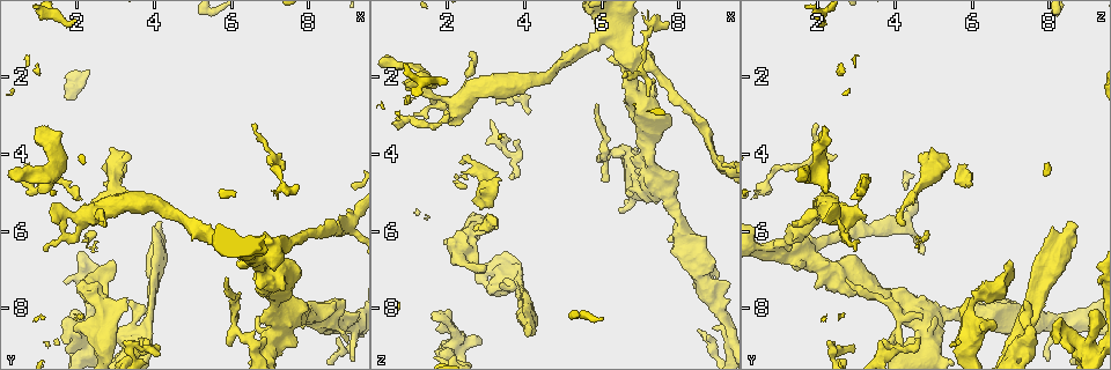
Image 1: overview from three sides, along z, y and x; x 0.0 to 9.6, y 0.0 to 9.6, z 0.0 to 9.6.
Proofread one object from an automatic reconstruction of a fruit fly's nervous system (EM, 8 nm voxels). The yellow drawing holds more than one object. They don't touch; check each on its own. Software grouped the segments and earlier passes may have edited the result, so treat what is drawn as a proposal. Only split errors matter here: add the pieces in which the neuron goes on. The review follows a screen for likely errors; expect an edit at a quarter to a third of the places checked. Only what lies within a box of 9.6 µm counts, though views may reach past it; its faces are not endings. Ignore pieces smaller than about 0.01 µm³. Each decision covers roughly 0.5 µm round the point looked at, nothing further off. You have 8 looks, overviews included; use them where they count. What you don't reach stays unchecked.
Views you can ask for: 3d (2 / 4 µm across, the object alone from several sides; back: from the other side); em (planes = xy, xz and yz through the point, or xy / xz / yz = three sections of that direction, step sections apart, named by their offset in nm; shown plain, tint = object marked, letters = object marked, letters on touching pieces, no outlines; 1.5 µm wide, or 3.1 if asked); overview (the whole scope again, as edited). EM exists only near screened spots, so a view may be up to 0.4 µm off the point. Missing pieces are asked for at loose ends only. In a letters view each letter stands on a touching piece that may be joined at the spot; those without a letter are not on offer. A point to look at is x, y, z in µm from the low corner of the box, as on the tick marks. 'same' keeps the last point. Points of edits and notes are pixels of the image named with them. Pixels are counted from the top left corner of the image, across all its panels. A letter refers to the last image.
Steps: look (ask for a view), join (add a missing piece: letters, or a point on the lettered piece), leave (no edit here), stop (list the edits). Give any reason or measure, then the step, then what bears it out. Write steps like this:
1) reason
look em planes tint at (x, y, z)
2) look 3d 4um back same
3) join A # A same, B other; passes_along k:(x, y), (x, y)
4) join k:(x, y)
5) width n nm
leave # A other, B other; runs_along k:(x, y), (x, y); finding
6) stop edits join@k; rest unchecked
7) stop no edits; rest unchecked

stops while still wide
look 3d 2um at (3.30, 7.70, 5.95)

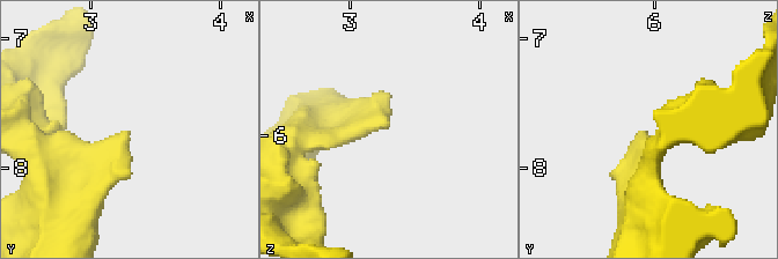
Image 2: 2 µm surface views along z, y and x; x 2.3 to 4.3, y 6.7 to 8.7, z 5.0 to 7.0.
look em planes letters at (3.30, 7.72, 5.92)

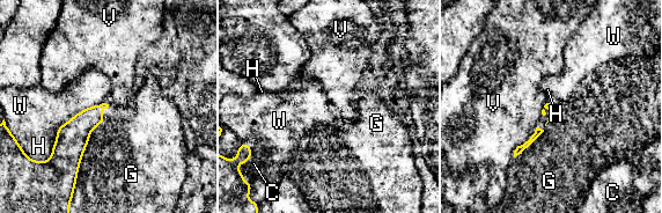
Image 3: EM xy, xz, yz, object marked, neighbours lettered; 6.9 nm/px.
longest_contact G 480 nm
leave # C other, G other, H other, V other, W other; border 3:(537, 126), (516, 147), (513, 156); none of them fits

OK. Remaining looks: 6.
an open end
look em planes letters at (3.80, 8.80, 3.65)

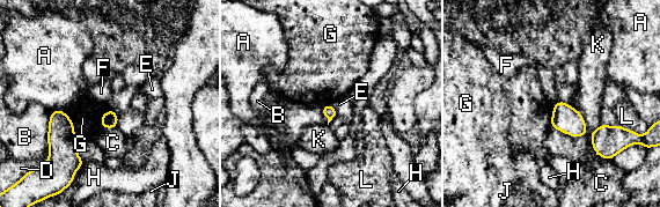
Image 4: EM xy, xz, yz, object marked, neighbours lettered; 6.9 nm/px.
leave # A other, B other, C other, D other, E other, F other, G other, H other, J other, K other, L other; border 4:(332, 105), (337, 115); none of them fits

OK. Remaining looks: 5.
an open end
look 3d 2um at (1.85, 9.15, 8.50)

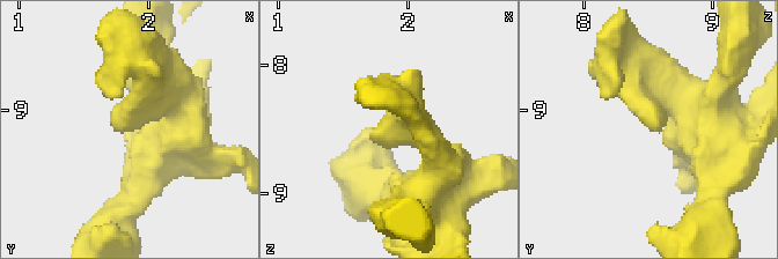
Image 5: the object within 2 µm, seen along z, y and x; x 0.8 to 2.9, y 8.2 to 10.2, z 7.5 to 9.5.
shape alone is not enough
look em planes plain at (1.80, 9.10, 8.48)

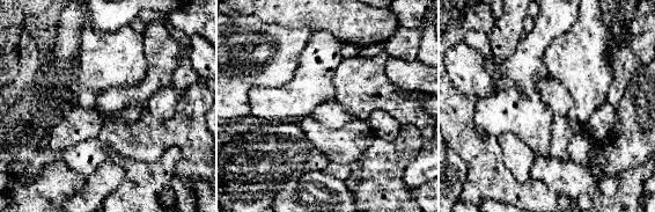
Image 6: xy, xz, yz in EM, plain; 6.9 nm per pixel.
look em planes letters same

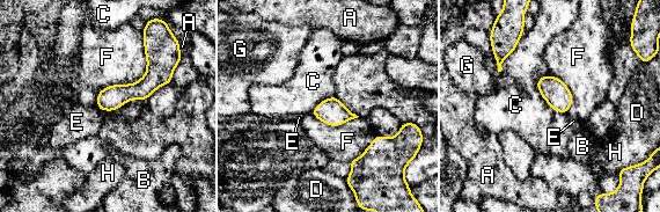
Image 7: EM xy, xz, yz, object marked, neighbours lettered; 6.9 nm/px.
leave # A other, B other, C other, D other, E other, F other, G other, H other; runs_along 7:(168, 78), (100, 104); no lettered piece goes on from it

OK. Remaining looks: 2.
stop no edits; rest unchecked

